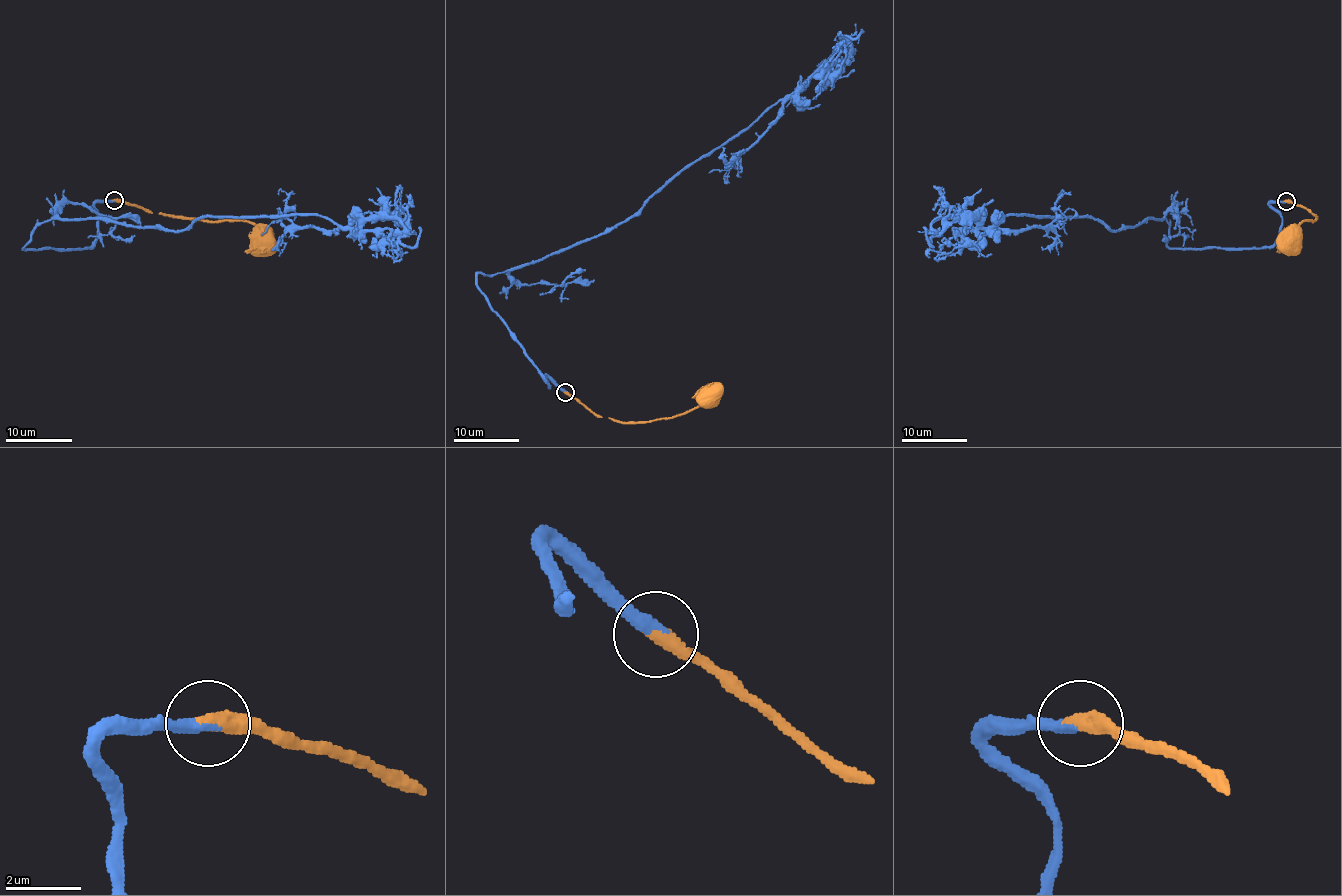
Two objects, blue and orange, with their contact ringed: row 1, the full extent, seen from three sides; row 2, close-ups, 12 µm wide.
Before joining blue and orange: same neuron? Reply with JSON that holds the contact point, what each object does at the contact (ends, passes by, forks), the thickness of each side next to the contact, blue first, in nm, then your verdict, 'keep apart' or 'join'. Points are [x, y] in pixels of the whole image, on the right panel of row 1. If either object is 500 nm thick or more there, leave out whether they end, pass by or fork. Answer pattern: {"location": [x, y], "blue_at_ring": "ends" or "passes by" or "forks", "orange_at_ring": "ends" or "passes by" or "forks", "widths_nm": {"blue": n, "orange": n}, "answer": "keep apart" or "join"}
{"location": [1286, 201], "blue_at_ring": "ends", "orange_at_ring": "ends", "widths_nm": {"blue": 320, "orange": 440}, "answer": "join"}

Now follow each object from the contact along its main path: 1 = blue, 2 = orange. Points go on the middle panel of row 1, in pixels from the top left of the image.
1: (564, 392), (546, 378), (548, 387), (476, 275), (610, 231), (829, 67), (842, 36), (862, 30)
2: (564, 392), (602, 417), (621, 421), (672, 418), (698, 407), (702, 402), (704, 391), (706, 395)

